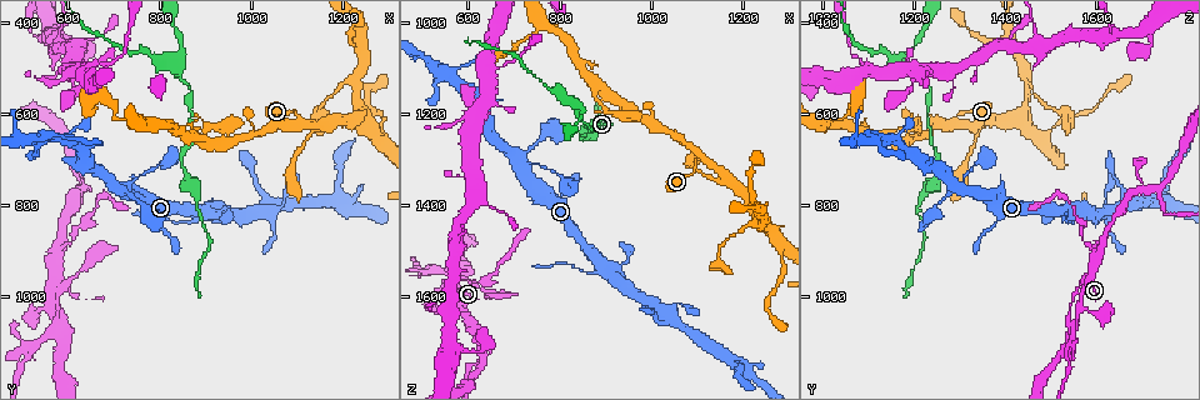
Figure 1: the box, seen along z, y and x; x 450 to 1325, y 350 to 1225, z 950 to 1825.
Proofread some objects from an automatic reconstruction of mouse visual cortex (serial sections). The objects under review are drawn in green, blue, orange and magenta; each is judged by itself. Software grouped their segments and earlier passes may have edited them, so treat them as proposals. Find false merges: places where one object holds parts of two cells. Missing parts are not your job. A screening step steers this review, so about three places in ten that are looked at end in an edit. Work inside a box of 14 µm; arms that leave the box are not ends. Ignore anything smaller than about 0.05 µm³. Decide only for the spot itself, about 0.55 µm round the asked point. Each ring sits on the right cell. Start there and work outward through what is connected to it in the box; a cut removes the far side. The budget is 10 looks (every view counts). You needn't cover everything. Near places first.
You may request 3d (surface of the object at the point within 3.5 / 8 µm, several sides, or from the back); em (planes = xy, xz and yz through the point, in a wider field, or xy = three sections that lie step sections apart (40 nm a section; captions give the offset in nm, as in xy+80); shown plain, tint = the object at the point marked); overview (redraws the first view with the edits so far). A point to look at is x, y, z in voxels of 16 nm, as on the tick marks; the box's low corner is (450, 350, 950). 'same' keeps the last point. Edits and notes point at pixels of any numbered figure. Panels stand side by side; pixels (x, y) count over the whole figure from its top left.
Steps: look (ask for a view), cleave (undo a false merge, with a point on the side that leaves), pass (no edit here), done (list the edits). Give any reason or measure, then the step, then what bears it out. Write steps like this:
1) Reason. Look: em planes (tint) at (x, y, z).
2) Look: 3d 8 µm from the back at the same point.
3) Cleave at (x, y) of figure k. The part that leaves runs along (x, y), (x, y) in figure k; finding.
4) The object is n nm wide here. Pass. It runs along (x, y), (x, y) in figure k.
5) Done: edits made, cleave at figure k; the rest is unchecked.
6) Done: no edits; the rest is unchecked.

A narrow waist. Look: 3d 8 µm at (605, 865, 1570).

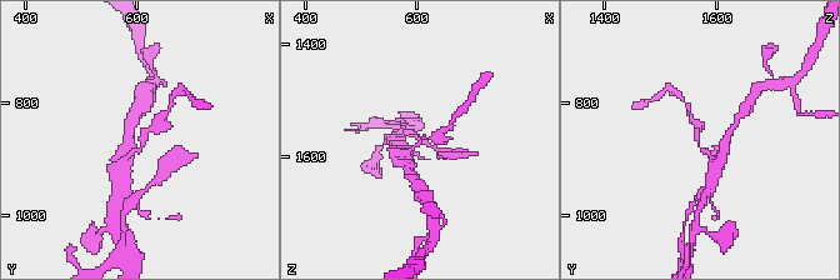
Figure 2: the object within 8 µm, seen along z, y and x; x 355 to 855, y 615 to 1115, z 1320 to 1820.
The arms are 200, 300 nm wide. Look: em xy step 3 (tint) at (605, 870, 1565).

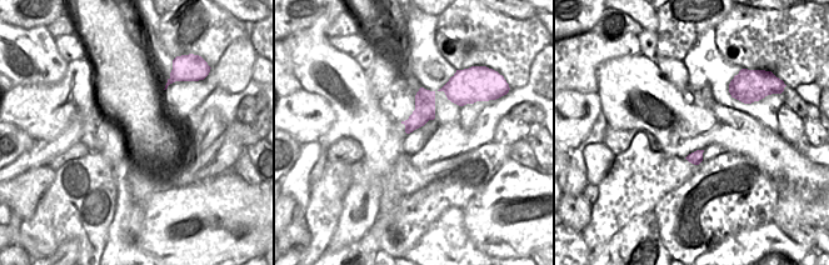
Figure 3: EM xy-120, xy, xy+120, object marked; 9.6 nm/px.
Pass. It runs along (450, 96), (438, 90), (408, 129) in figure 3; continuous, no second cell.

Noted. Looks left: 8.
Looks like a crossing. Look: 3d 3.5 µm at (625, 765, 1710).

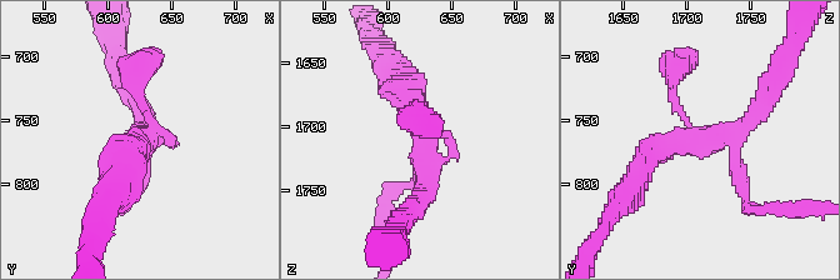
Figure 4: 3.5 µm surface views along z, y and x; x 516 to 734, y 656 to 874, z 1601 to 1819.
4 arms meet here; the arms are 150, 200, 250, 300 nm wide; need the tissue. Look: em xy step 5 (tint) at (630, 766, 1708).

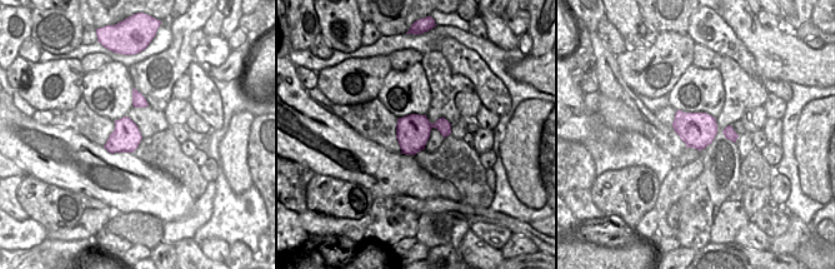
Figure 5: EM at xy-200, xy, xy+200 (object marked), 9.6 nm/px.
The object is 340 nm wide here. Pass. It runs along (638, 175), (765, 101) in figure 4; one cell here.

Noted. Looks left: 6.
Look: 3d 3.5 µm at (580, 1060, 1555).

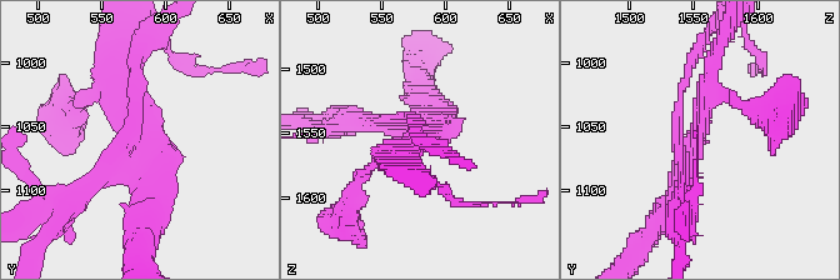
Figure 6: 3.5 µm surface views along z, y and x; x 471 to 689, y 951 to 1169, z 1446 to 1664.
Shape alone is not enough. Look: em xy step 3 (tint) at (582, 1060, 1550).

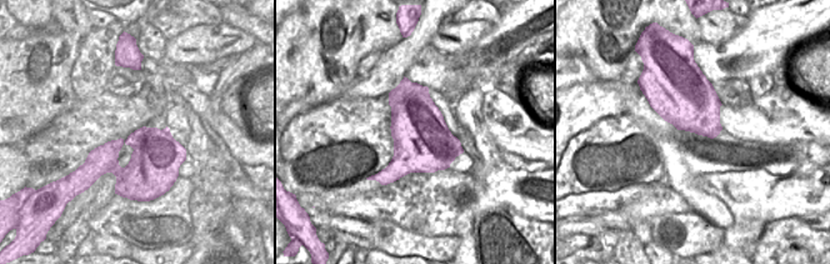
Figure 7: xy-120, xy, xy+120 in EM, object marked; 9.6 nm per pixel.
The object is 550 nm wide here. Cleave at (76, 200) of figure 6. The part that leaves runs along (109, 178), (60, 215), (33, 258) in figure 6; a second cell is stuck on.

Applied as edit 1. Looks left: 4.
Look: overview.

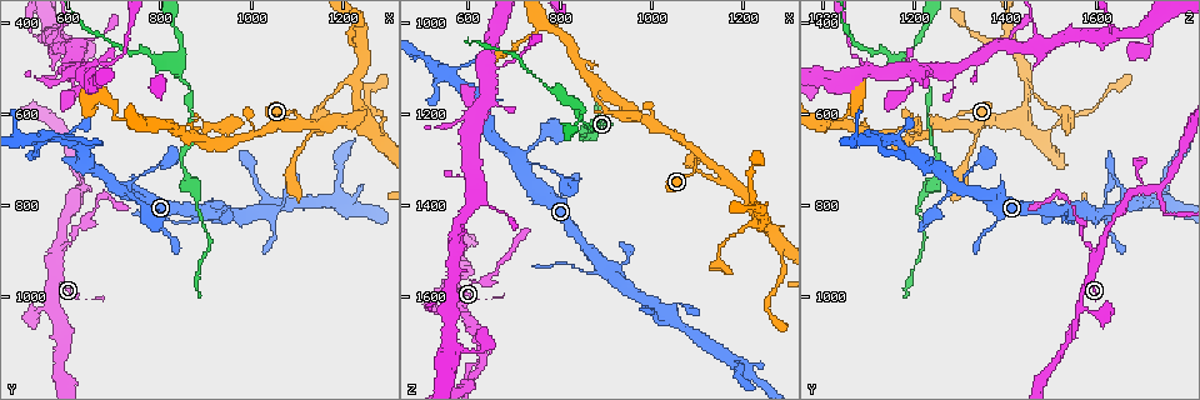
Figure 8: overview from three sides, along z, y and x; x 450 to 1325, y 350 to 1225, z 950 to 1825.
Look: 3d 3.5 µm at (1100, 610, 1290).

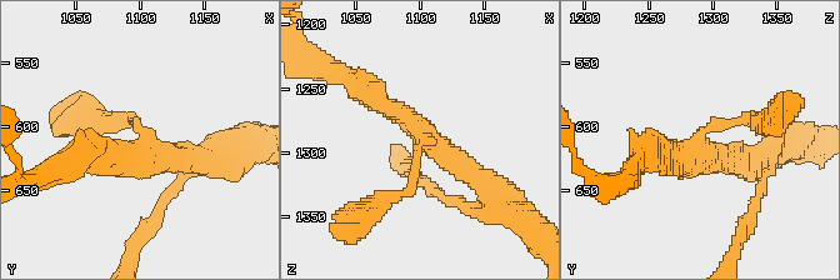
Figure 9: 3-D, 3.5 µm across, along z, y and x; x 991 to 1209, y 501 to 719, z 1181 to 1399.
Look: em xy step 5 (tint) at (1104, 616, 1288).

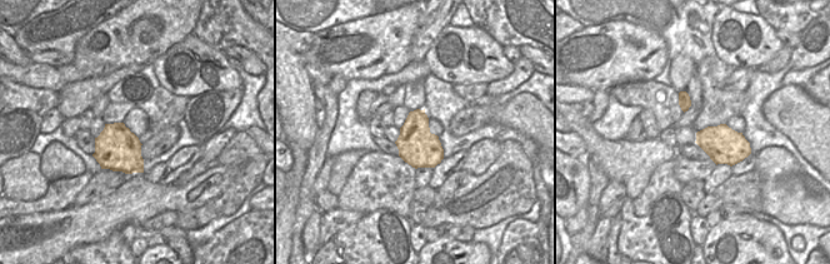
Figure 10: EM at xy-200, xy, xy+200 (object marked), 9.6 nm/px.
Cut it another way. Look: em xy step 2 (tint) at the same point.

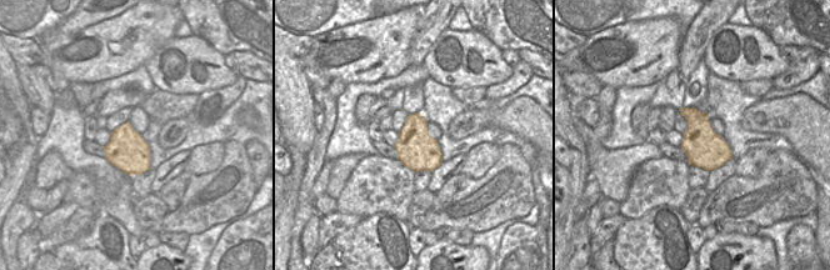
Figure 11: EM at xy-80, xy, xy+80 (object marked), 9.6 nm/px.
The arms are 150, 250, 250 nm wide. Pass. It runs along (116, 120), (211, 161) in figure 9; one cell here.

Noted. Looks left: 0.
Done: edits made, cleave at figure 6; the rest is unchecked.

